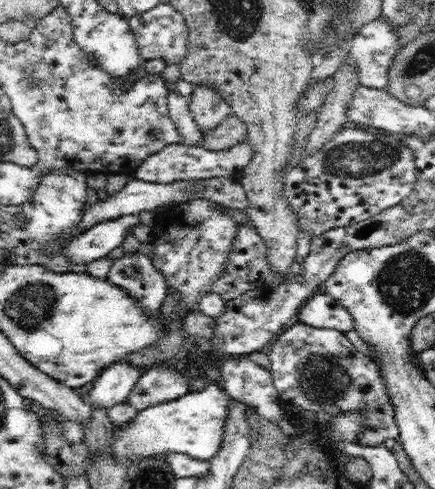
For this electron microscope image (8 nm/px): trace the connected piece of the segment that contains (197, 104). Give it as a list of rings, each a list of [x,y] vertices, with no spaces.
[[[207,84],[193,86],[188,106],[203,132],[214,130],[227,116],[232,114],[231,106],[226,99]]]

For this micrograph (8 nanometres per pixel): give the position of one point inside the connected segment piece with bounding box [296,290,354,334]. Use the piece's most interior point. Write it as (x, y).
(321, 311)

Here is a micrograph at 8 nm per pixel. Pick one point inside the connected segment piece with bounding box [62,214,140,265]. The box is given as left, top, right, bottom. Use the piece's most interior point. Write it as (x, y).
(93, 243)

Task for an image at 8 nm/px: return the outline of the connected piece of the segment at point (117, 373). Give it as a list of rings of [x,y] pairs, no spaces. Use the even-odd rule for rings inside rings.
[[[128,361],[116,362],[104,369],[84,399],[96,408],[108,411],[112,406],[124,402],[144,370],[132,366]]]

